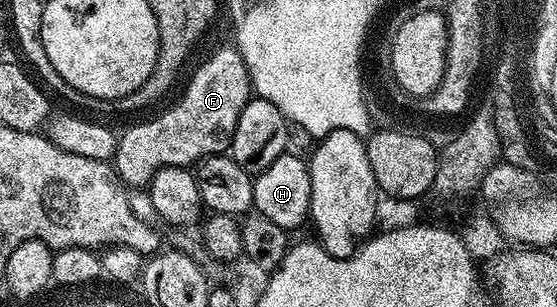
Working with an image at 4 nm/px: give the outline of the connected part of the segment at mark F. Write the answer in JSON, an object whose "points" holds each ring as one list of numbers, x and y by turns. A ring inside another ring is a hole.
{"points":[[235,47,212,52,188,80,188,89,173,108,153,120,144,120,119,133,114,157,114,171,129,189,143,189,160,168,195,166,208,156,227,153,232,146,238,118,248,105,254,89,248,68]]}

